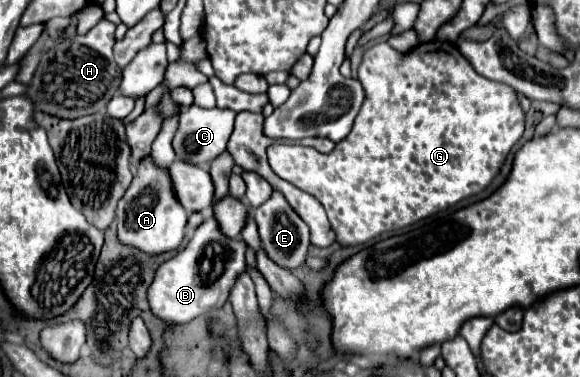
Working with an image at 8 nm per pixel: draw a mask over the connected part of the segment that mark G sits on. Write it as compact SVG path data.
M440 40L422 42L422 44L418 44L416 48L404 54L396 51L388 42L378 43L365 51L362 66L358 70L358 80L362 82L362 86L366 90L364 104L362 104L362 108L360 108L360 112L358 112L358 116L354 120L352 132L344 140L340 140L330 154L322 154L318 150L310 148L310 146L300 146L300 144L272 144L268 148L268 160L270 160L272 170L278 176L282 176L284 180L290 180L294 186L306 190L308 194L316 196L322 202L322 206L326 208L328 220L332 224L332 230L336 234L336 240L342 246L362 244L362 242L366 242L370 238L376 238L382 232L410 226L410 224L414 224L414 222L418 222L418 220L422 220L426 216L432 216L432 214L436 214L440 210L446 210L446 208L454 206L462 198L468 198L472 194L482 192L492 182L492 178L498 174L498 170L502 166L502 158L510 152L510 148L524 134L524 110L520 106L516 106L514 88L510 88L508 84L494 82L494 80L488 80L488 78L480 76L452 42L440 42Z

